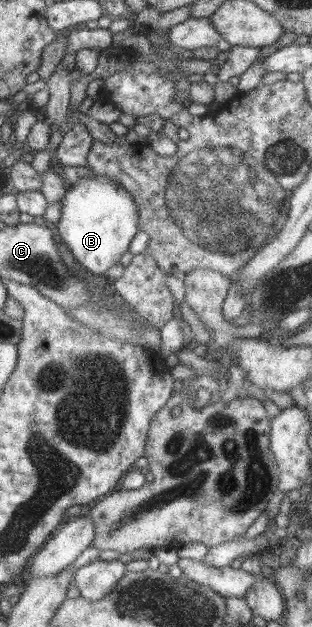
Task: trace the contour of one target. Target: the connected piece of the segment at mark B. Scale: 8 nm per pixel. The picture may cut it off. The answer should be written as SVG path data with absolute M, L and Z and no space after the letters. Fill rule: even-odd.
M106 177L80 179L60 199L60 209L57 235L89 275L105 275L107 269L128 251L133 234L138 232L139 218L132 196Z

